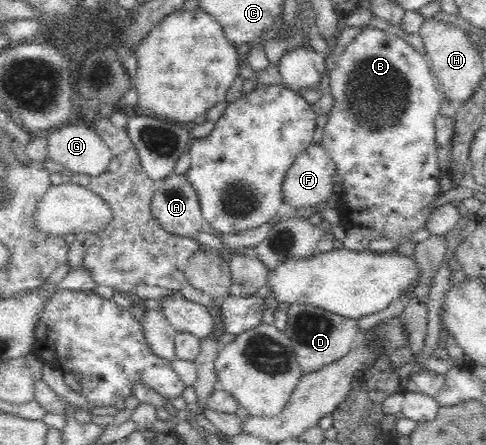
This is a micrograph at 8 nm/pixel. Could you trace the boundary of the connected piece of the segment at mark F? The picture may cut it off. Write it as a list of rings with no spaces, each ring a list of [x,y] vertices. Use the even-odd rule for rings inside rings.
[[[310,144],[302,151],[287,171],[283,181],[283,202],[294,209],[314,207],[338,191],[332,177],[336,174],[334,162],[325,144]]]

